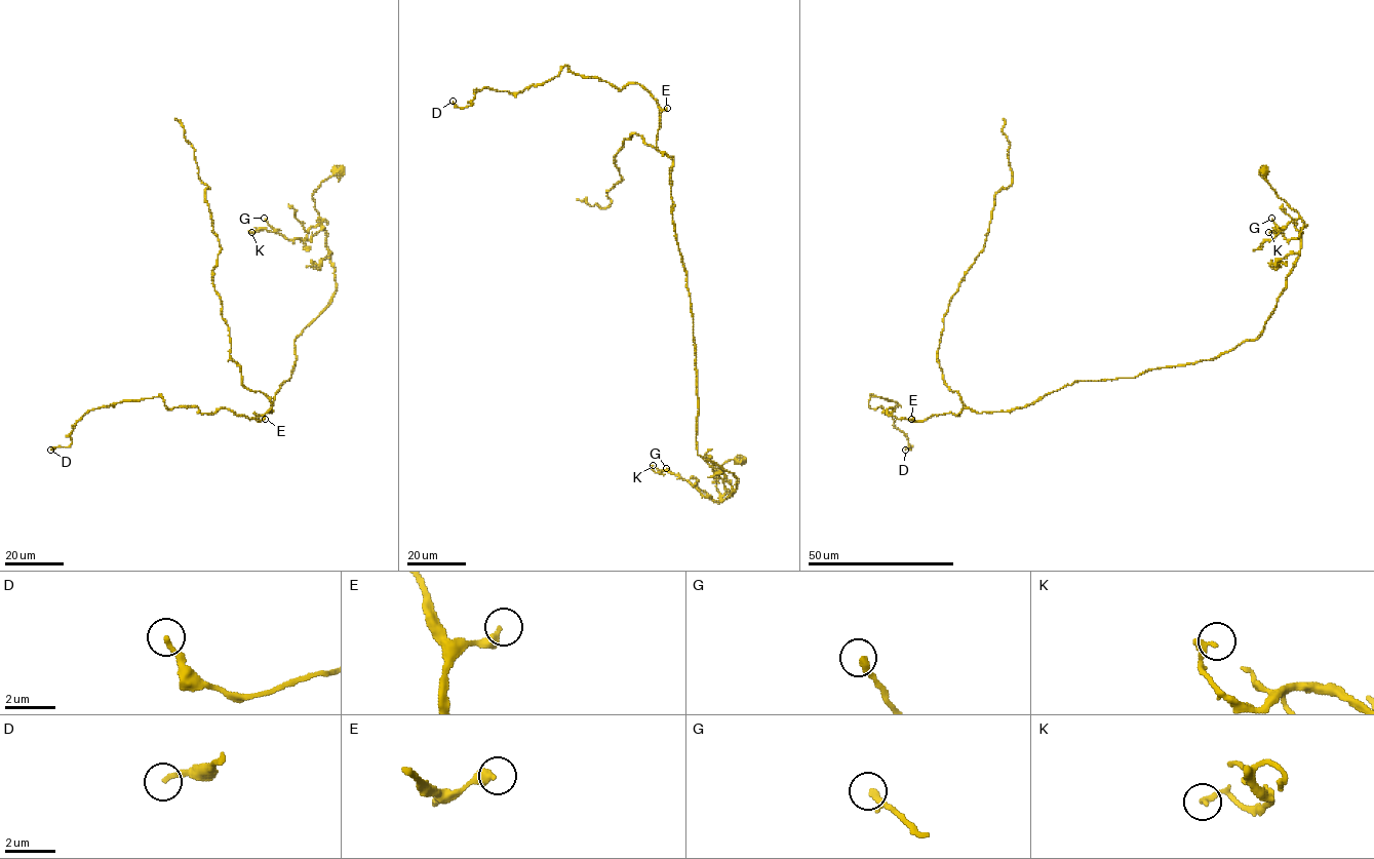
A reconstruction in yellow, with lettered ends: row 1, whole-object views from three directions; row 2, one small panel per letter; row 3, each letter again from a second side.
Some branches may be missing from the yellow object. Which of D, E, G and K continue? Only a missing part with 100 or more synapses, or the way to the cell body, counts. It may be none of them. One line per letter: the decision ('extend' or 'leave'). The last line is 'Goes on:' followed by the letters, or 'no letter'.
D: leave
E: leave
G: leave
K: leave
Goes on: no letter

